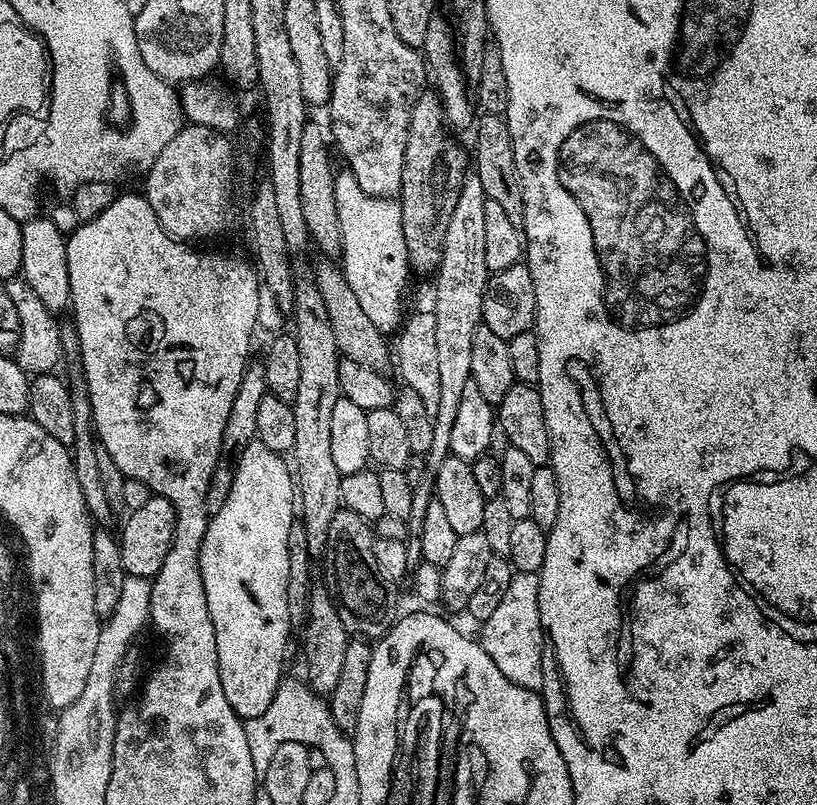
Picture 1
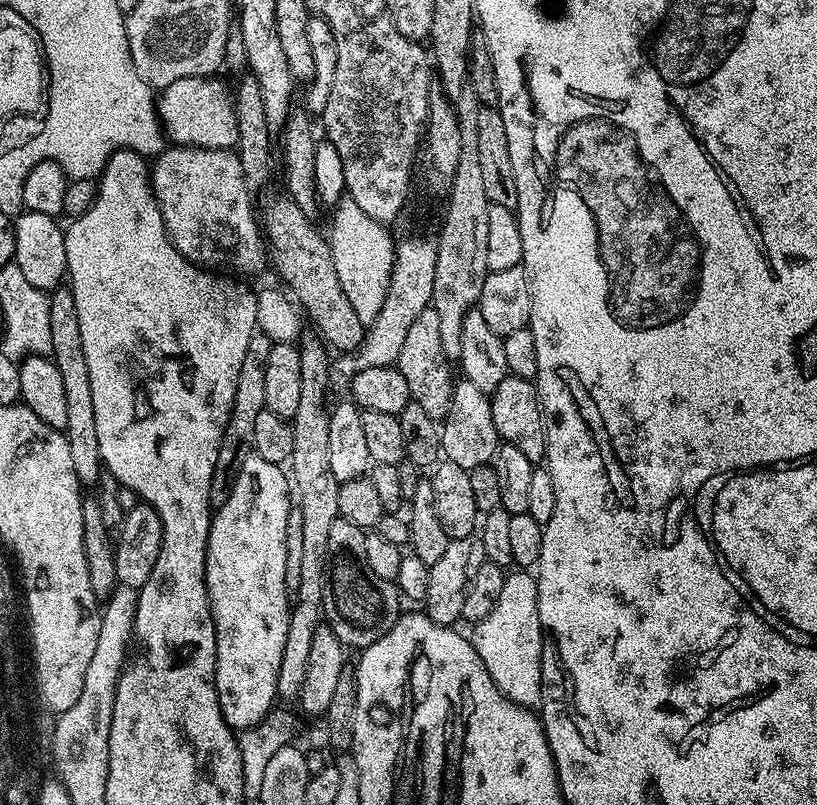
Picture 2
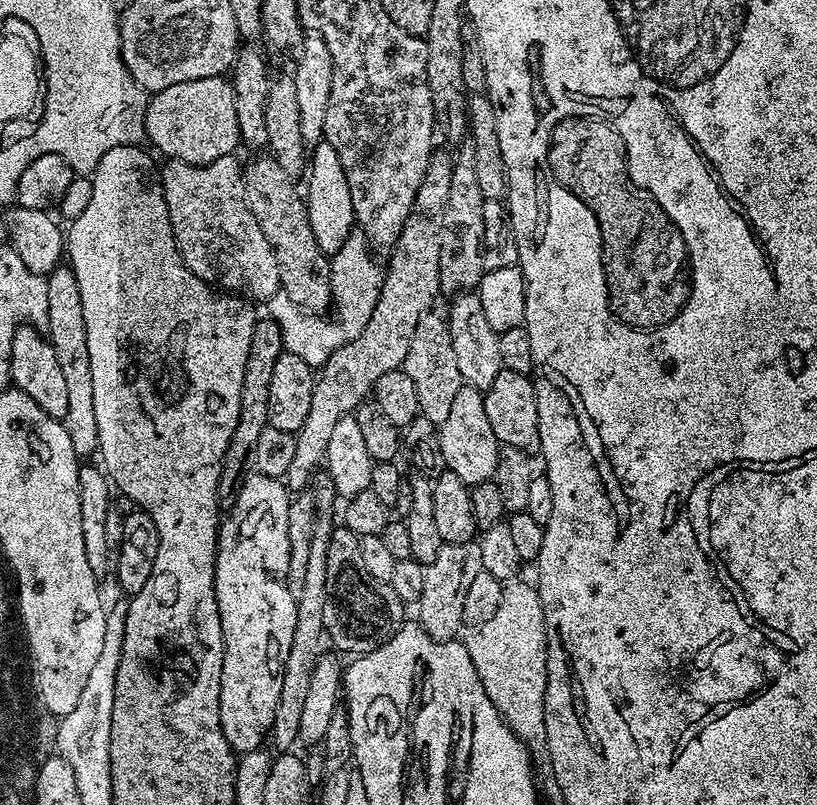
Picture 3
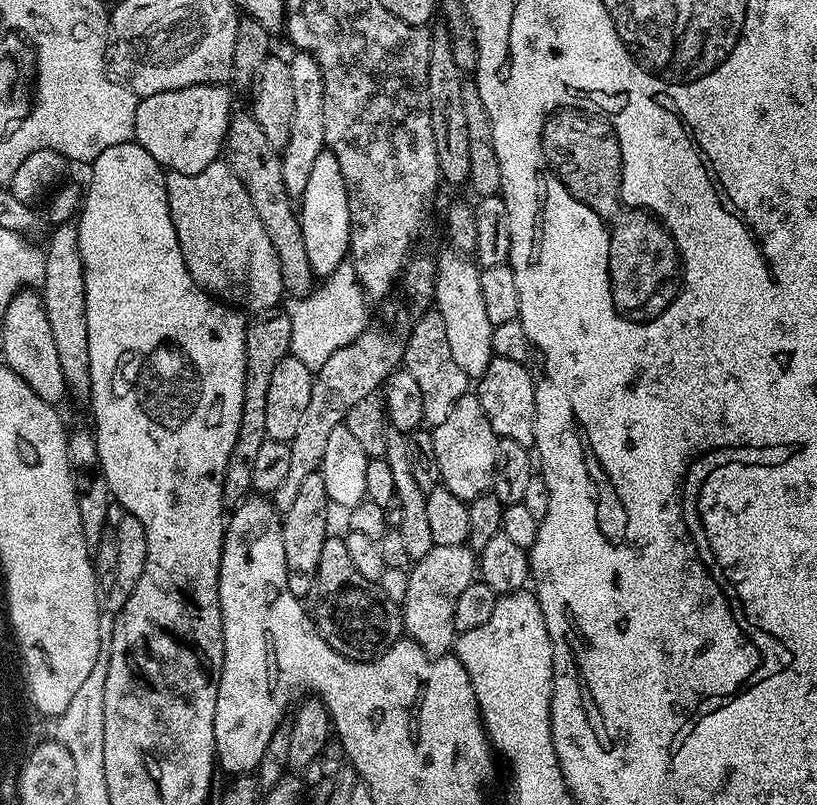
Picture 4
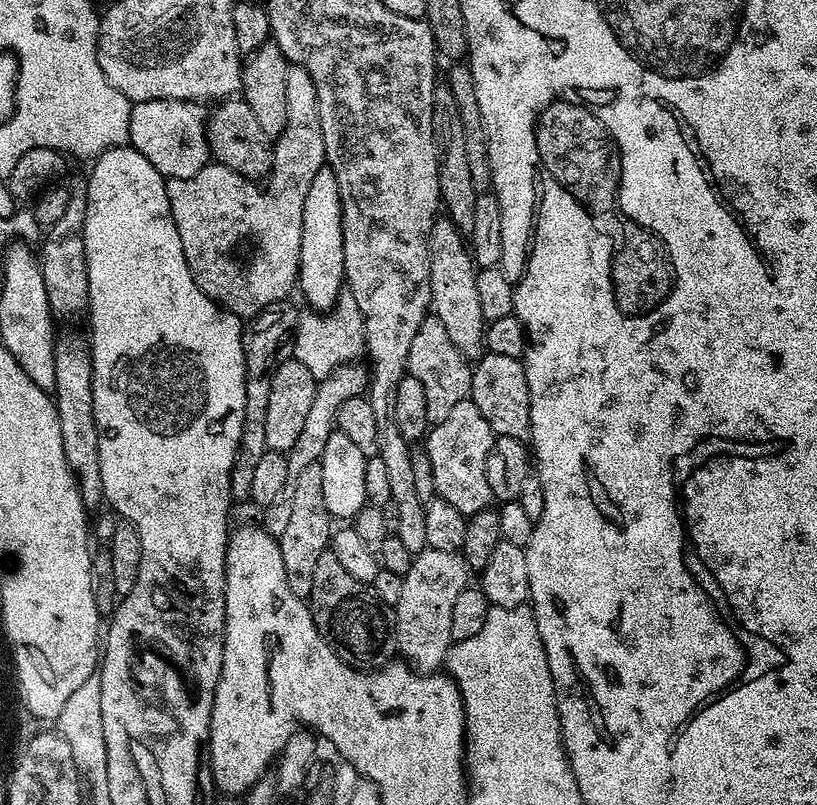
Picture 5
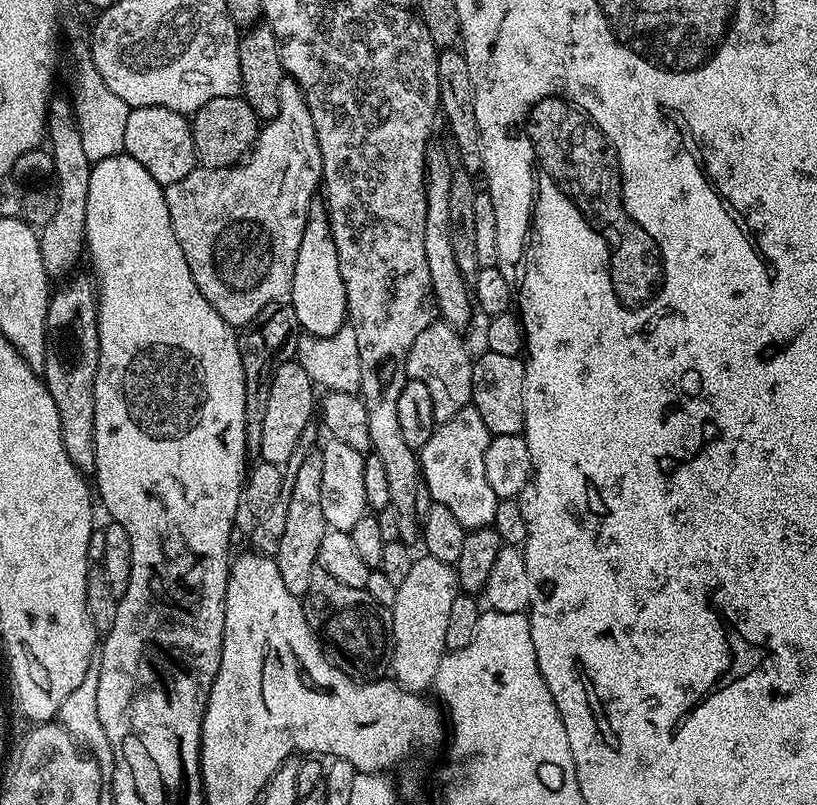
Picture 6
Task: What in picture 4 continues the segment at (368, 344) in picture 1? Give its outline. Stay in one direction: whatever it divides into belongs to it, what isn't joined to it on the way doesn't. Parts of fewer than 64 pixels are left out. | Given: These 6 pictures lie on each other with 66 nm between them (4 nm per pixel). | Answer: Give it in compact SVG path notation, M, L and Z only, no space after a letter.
M237 111L228 124L226 141L226 162L232 173L246 186L246 194L250 194L250 202L254 202L254 210L258 210L258 218L262 218L262 226L266 226L266 234L274 242L278 254L282 282L285 293L300 298L313 291L314 277L310 270L310 262L306 256L306 242L302 242L300 217L294 207L293 197L289 196L284 185L284 162L281 153L270 142L266 142L266 134L262 134L262 126L247 111Z

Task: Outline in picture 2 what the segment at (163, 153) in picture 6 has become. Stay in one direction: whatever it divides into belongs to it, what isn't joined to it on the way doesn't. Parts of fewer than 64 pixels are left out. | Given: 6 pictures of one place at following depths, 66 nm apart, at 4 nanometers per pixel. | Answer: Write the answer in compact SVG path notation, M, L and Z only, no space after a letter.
M216 76L178 78L178 82L170 82L170 86L166 86L159 93L156 101L156 115L160 117L160 127L164 129L165 137L176 146L232 150L238 142L238 118L234 96L230 88L227 88Z

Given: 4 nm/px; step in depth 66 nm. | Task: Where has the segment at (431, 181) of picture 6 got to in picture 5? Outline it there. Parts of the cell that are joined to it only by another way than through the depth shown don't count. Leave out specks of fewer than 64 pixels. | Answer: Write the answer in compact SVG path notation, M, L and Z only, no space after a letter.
M447 218L437 219L428 235L428 257L430 258L430 294L432 295L431 311L446 326L450 342L458 346L465 357L476 358L481 355L484 343L486 321L482 306L478 303L478 271L471 251L466 247L465 237Z

